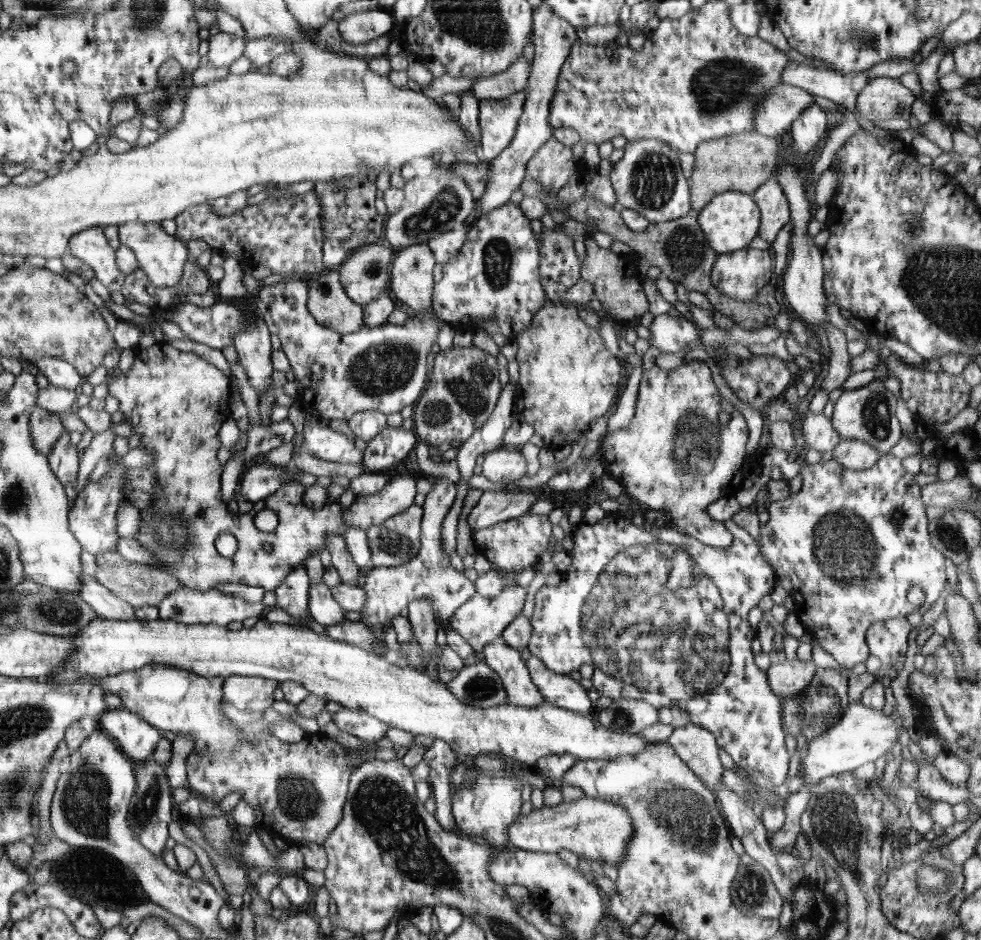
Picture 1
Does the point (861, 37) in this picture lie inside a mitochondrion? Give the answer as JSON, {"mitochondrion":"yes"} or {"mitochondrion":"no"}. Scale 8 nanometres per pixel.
{"mitochondrion":"yes"}

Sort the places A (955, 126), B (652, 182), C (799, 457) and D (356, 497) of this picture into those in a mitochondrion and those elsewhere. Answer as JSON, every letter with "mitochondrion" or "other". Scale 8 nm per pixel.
{"A":"other","B":"mitochondrion","C":"other","D":"other"}

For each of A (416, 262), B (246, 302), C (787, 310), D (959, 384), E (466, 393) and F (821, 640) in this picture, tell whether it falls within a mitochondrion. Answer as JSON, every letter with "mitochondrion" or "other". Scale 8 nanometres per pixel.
{"A":"mitochondrion","B":"other","C":"other","D":"other","E":"mitochondrion","F":"other"}

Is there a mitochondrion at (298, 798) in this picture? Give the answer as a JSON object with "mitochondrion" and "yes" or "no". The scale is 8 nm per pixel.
{"mitochondrion":"yes"}

